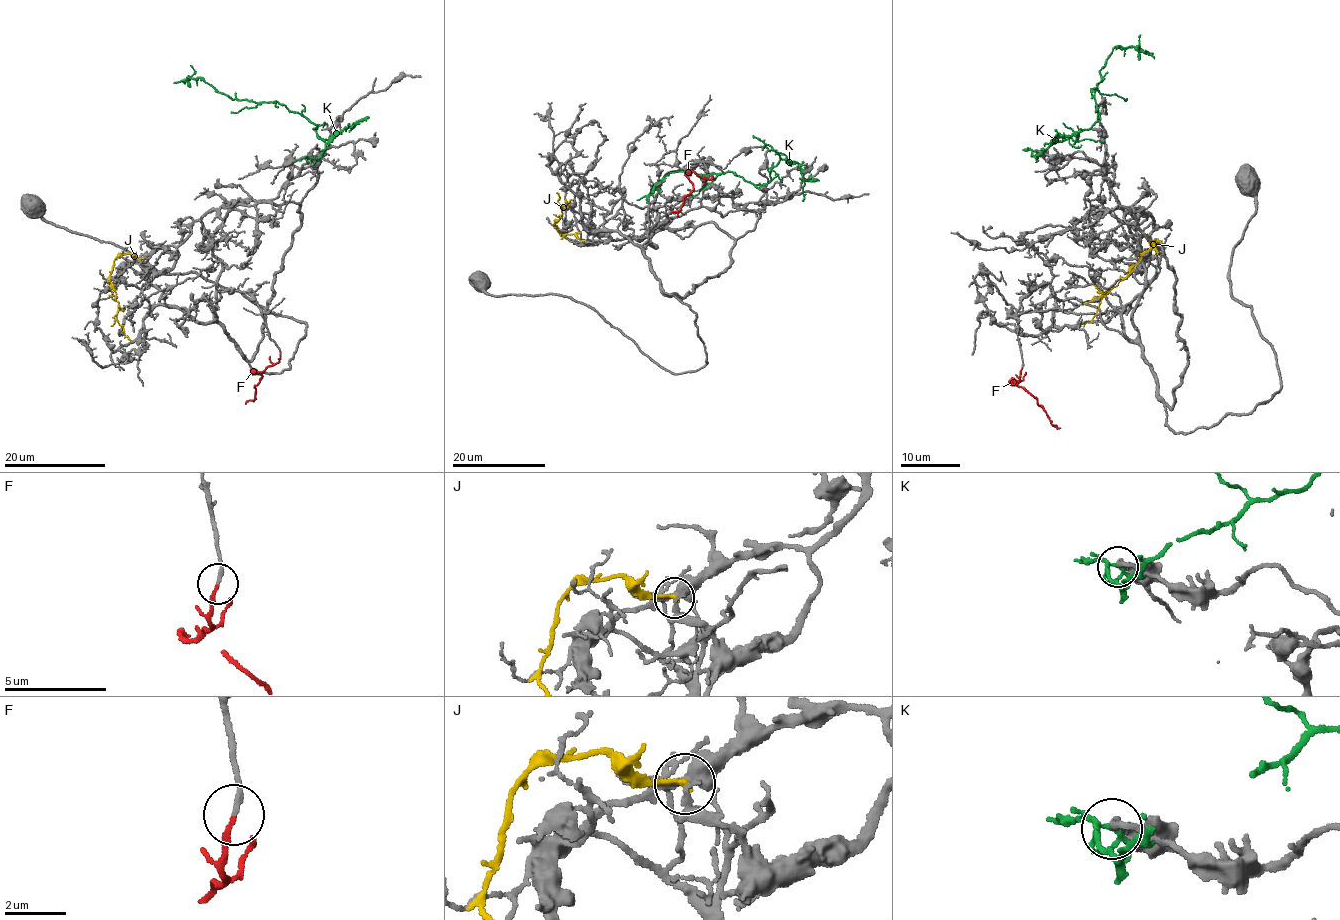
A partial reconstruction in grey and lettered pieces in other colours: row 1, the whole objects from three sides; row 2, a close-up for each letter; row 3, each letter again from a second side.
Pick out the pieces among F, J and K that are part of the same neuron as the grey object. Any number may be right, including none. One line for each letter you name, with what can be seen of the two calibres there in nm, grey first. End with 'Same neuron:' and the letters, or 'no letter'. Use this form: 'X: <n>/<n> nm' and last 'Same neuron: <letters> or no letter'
F: 160/160 nm
Same neuron: F

